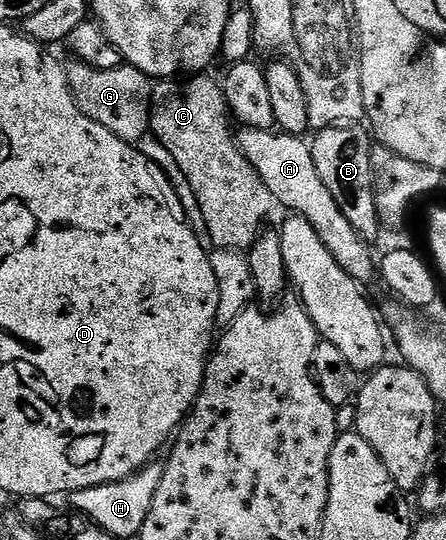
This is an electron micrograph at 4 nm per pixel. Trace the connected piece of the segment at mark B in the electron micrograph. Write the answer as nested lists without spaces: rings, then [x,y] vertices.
[[[339,124],[326,130],[317,131],[310,142],[312,160],[316,164],[316,172],[320,172],[320,180],[332,192],[336,204],[340,204],[340,212],[344,212],[344,220],[356,228],[360,237],[373,240],[380,231],[378,220],[378,196],[376,193],[376,175],[372,164],[372,138],[361,125]]]

